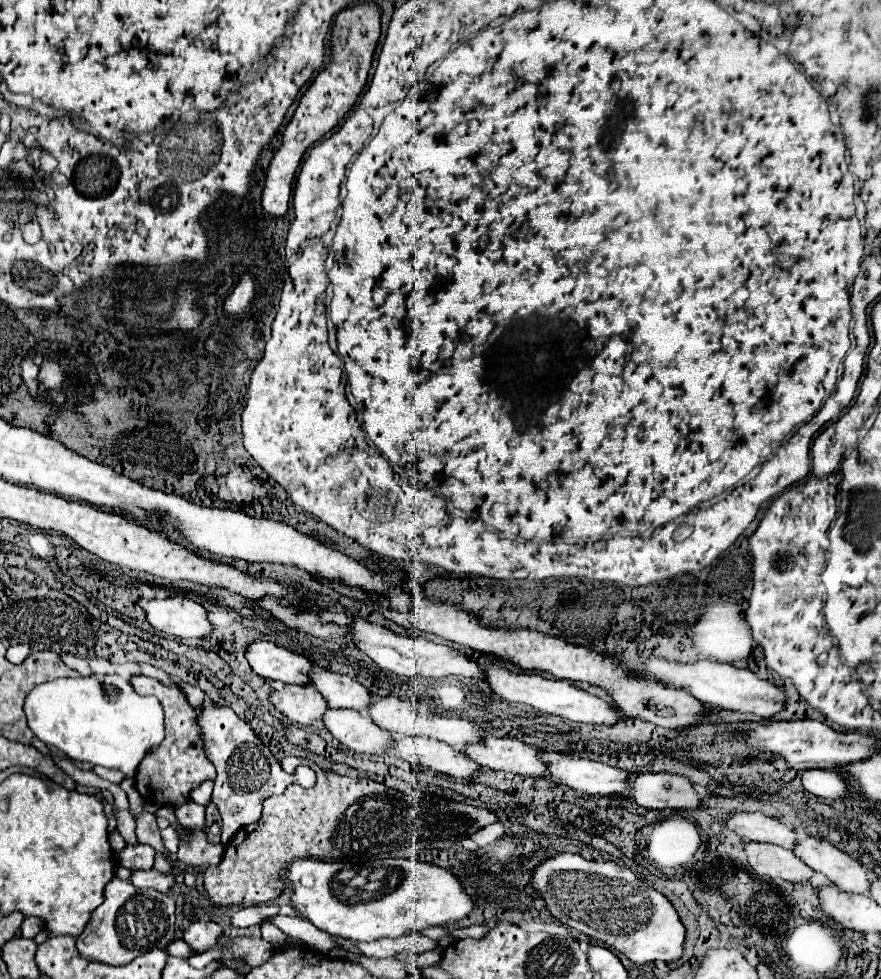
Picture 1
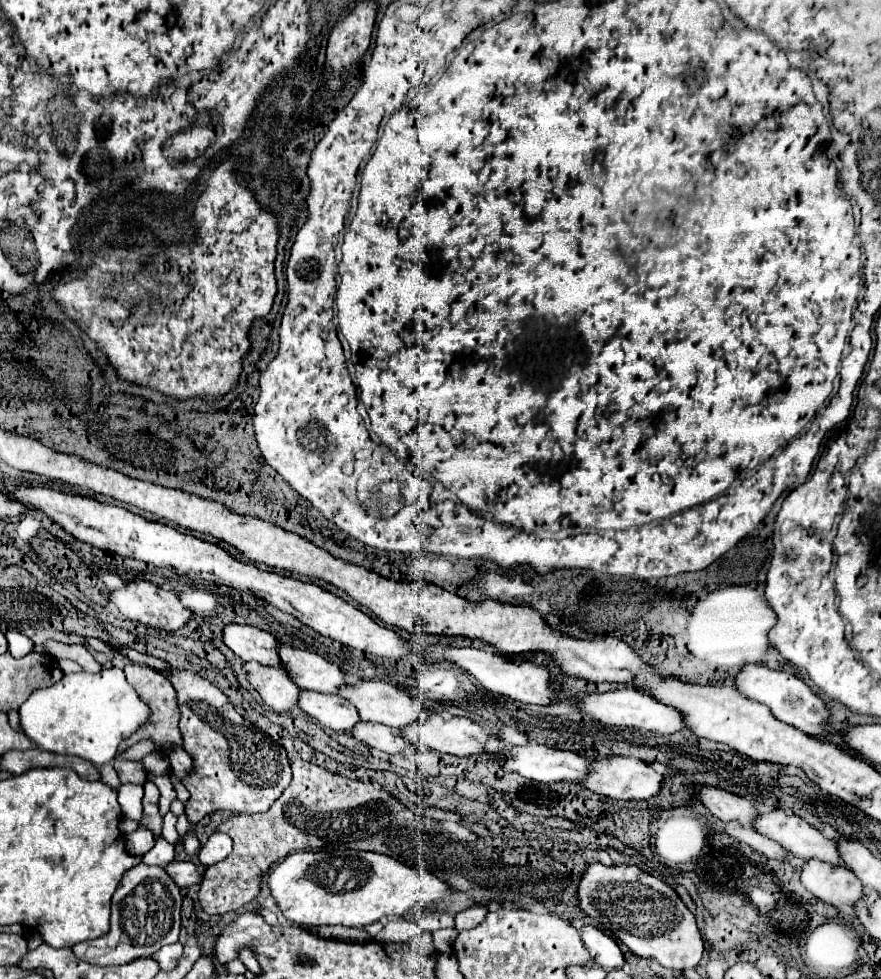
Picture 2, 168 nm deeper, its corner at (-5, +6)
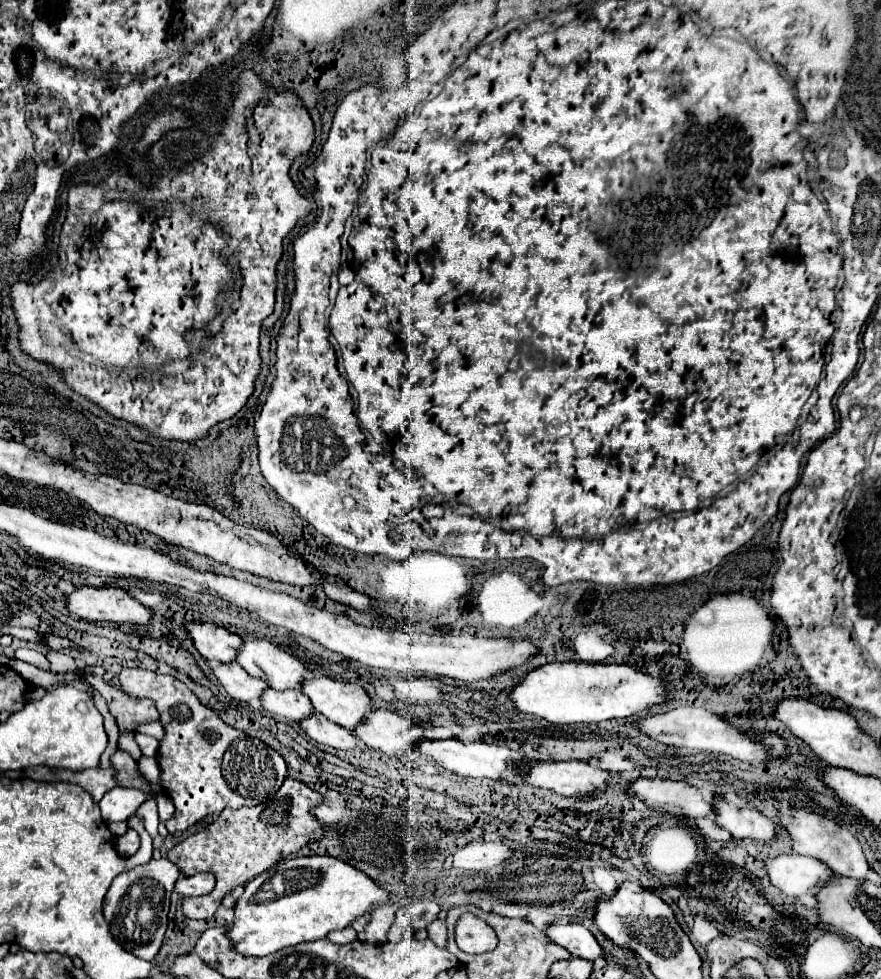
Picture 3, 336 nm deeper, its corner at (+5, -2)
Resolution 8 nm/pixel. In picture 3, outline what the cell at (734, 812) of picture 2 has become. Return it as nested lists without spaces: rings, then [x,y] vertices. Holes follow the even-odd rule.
[[[638,778],[628,784],[628,794],[640,798],[648,808],[658,812],[668,812],[674,816],[706,818],[712,816],[712,804],[686,782],[674,782],[664,778]]]

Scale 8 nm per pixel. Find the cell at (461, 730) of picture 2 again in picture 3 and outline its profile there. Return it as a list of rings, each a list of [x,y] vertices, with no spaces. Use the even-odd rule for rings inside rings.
[[[370,710],[362,722],[352,728],[352,734],[368,748],[392,756],[404,756],[410,744],[416,742],[416,738],[420,738],[424,732],[424,726],[406,722],[388,710]]]

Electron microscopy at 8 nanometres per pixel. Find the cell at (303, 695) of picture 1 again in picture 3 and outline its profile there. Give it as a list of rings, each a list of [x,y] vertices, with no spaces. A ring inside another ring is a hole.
[[[228,662],[228,664],[216,664],[212,668],[216,680],[222,684],[222,688],[240,702],[256,702],[260,698],[260,690],[264,690],[266,682],[260,678],[252,678],[246,670],[242,670],[240,664]]]

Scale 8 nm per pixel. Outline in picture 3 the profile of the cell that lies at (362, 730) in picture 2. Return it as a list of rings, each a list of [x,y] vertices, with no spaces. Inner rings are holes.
[[[316,712],[302,718],[300,728],[308,738],[312,738],[314,742],[320,742],[324,746],[342,748],[342,750],[350,750],[350,748],[360,746],[360,742],[356,742],[356,738],[352,738],[352,734],[348,734],[346,728],[336,726],[334,722],[328,722],[324,716],[320,716]]]

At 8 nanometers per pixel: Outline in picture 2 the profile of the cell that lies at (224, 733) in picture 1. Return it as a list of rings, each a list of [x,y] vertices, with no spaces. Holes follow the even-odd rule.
[[[172,670],[170,680],[176,688],[182,712],[180,732],[184,736],[184,750],[196,766],[196,772],[184,778],[184,786],[190,792],[190,802],[186,804],[188,820],[196,824],[216,810],[230,810],[232,814],[266,812],[292,782],[286,750],[242,718],[228,696],[210,680],[188,670]]]

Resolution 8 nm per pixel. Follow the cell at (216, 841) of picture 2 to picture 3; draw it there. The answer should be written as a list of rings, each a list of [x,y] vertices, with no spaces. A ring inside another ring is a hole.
[[[160,858],[136,866],[128,872],[122,872],[112,882],[104,898],[104,918],[110,924],[112,936],[116,936],[116,940],[120,942],[120,946],[124,946],[124,950],[132,952],[142,960],[154,960],[168,926],[170,894],[178,878],[180,870],[176,870],[176,866],[168,858]]]

